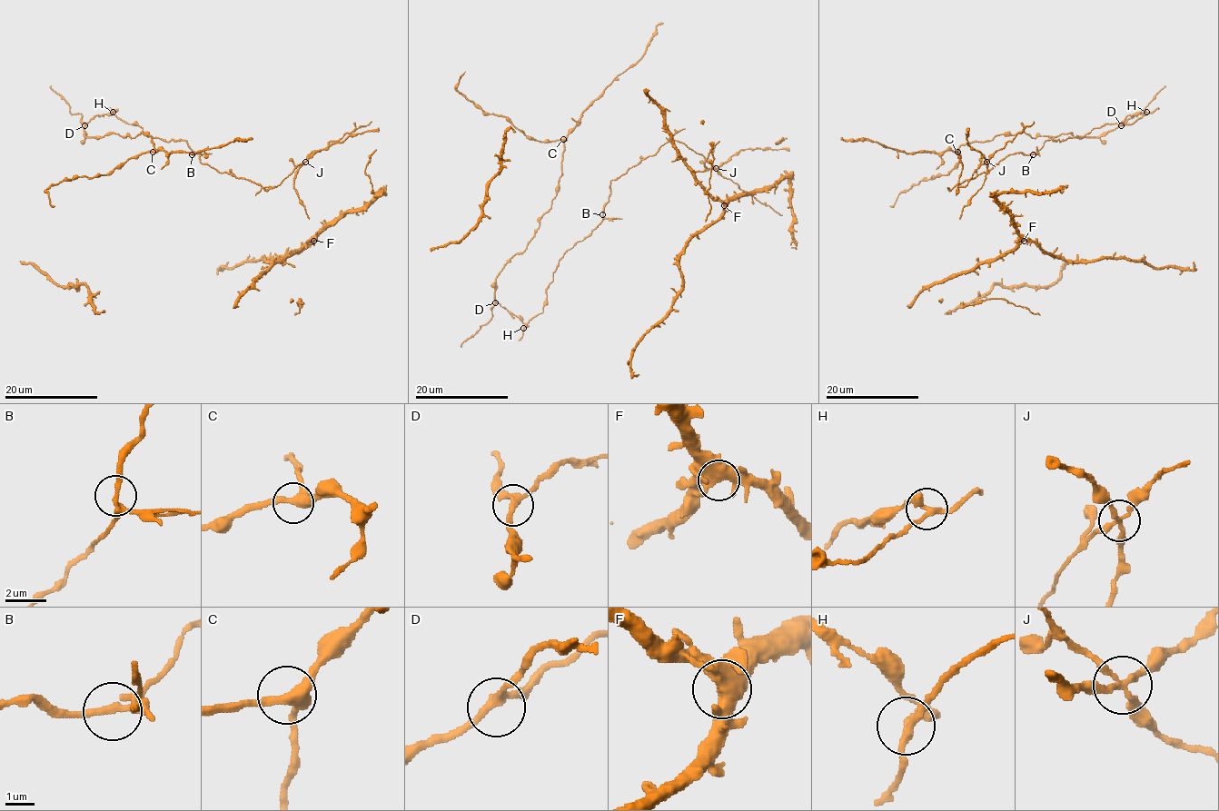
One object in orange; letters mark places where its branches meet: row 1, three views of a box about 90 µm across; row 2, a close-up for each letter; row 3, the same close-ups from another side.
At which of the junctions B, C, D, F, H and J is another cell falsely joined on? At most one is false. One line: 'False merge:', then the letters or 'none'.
False merge: J

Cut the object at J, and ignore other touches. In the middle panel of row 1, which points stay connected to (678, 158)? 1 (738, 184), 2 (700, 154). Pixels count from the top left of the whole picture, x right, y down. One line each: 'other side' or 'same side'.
1: other side
2: other side

